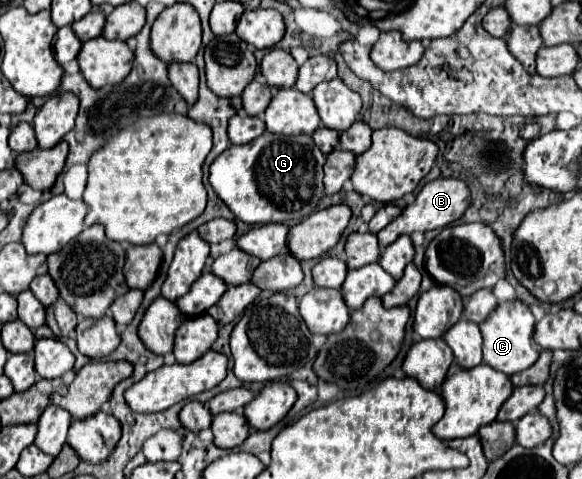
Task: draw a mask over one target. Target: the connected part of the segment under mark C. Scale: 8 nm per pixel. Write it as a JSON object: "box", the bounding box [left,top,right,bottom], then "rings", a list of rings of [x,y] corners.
{"box":[482,301,538,375],"rings":[[[510,301],[510,303],[498,303],[498,307],[482,321],[482,363],[490,365],[496,371],[502,371],[506,375],[520,373],[528,367],[532,367],[538,359],[538,347],[534,347],[534,325],[536,319],[530,313],[528,305],[522,301]]]}

